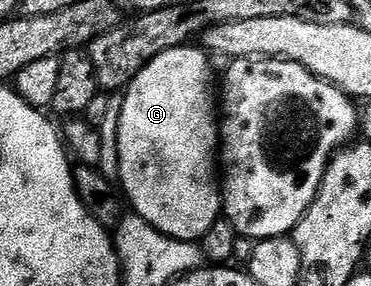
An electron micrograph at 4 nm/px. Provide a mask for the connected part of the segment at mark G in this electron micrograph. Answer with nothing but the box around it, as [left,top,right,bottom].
[118,46,223,240]

